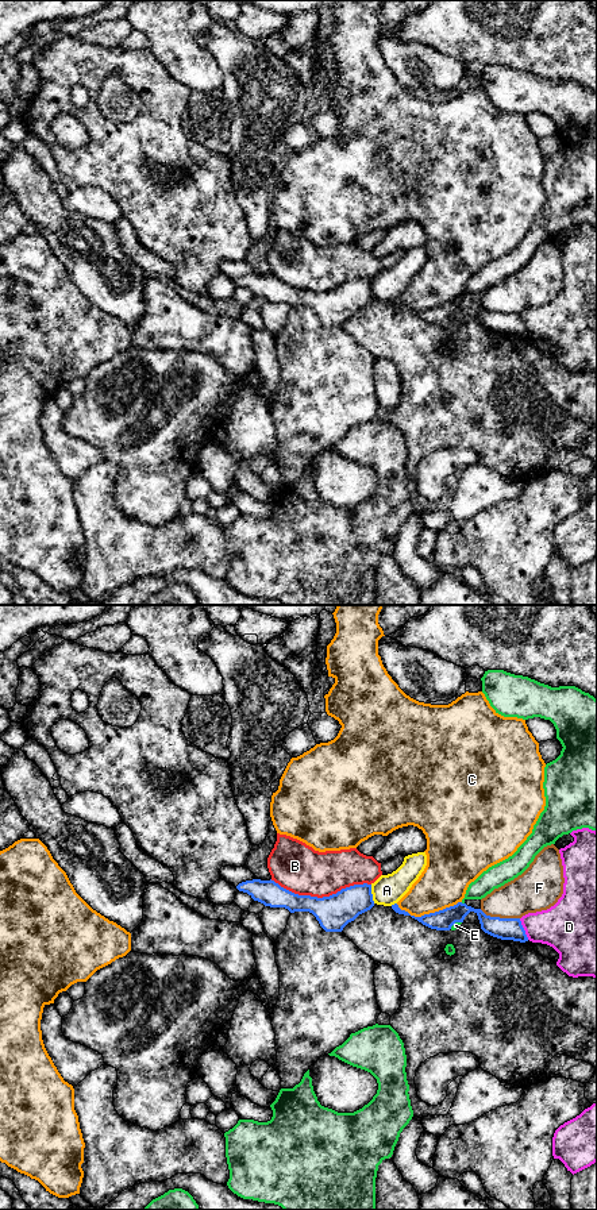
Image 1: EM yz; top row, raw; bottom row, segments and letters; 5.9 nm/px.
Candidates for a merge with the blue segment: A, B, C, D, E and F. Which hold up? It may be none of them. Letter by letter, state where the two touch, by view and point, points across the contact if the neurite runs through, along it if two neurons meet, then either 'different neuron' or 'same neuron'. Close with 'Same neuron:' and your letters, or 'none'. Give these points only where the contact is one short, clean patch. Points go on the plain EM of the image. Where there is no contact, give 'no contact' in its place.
A: yz (372, 289) | different neuron
B: yz (320, 293) | different neuron
C: yz (430, 308) | different neuron
D: yz (523, 324) | along yz (519, 313), (528, 334) | different neuron
E: yz (461, 297) | different neuron
F: yz (499, 312) | different neuron
Same neuron: none

